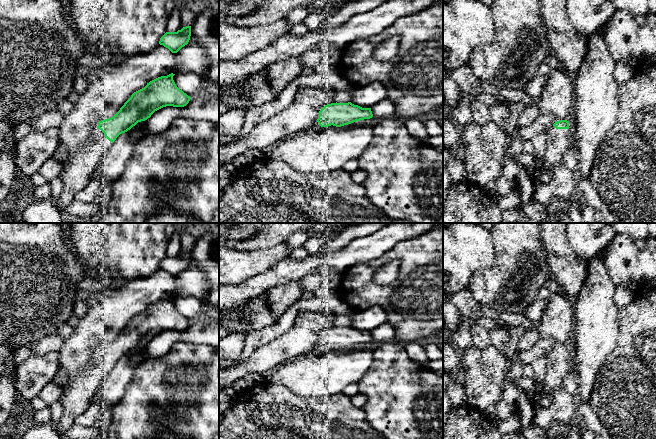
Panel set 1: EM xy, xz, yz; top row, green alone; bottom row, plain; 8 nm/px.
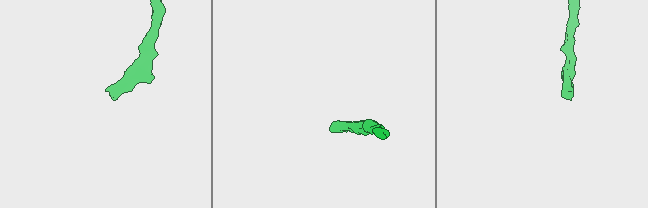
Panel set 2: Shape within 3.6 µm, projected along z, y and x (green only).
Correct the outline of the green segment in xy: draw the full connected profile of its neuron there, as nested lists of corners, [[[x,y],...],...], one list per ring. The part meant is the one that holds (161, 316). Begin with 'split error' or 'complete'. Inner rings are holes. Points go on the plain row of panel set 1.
split error; [[[171,297],[150,305],[144,312],[134,316],[113,341],[98,346],[98,350],[94,352],[91,360],[71,379],[68,389],[61,399],[62,416],[54,422],[60,435],[66,434],[75,423],[76,418],[91,406],[97,389],[120,358],[127,356],[138,346],[147,344],[155,335],[163,331],[184,331],[189,327],[191,321],[176,310],[173,304],[174,299]]]

